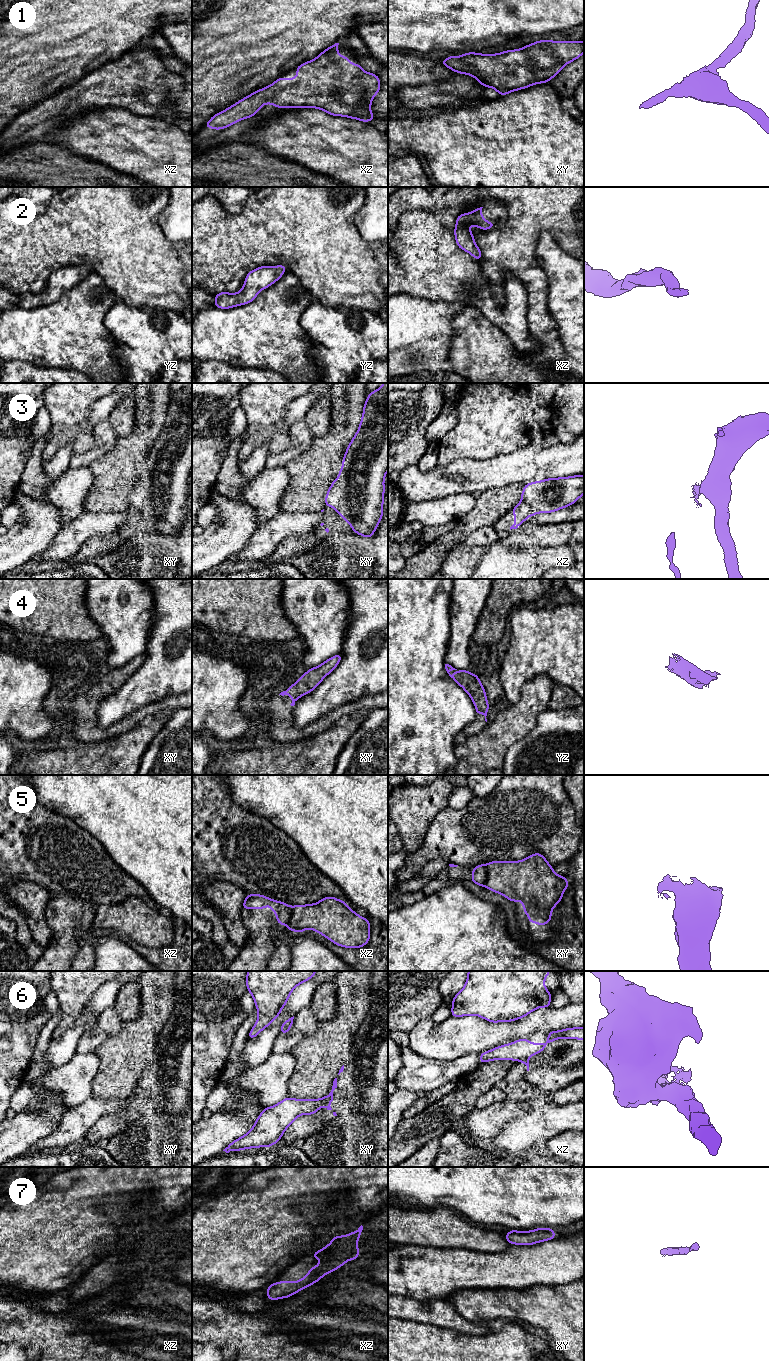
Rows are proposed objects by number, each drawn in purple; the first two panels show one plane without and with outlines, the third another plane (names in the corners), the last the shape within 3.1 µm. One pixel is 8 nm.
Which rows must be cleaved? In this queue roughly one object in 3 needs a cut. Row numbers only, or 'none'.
3, 5, 6

